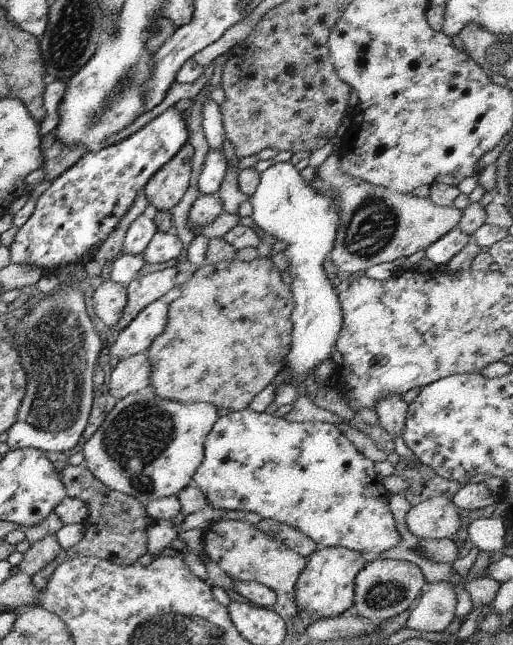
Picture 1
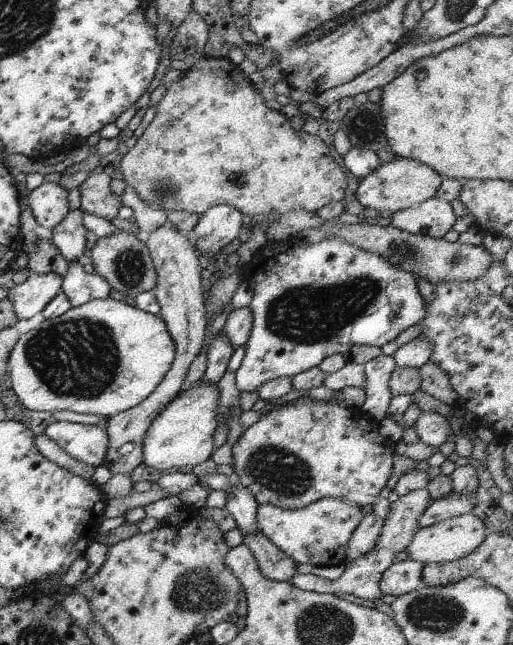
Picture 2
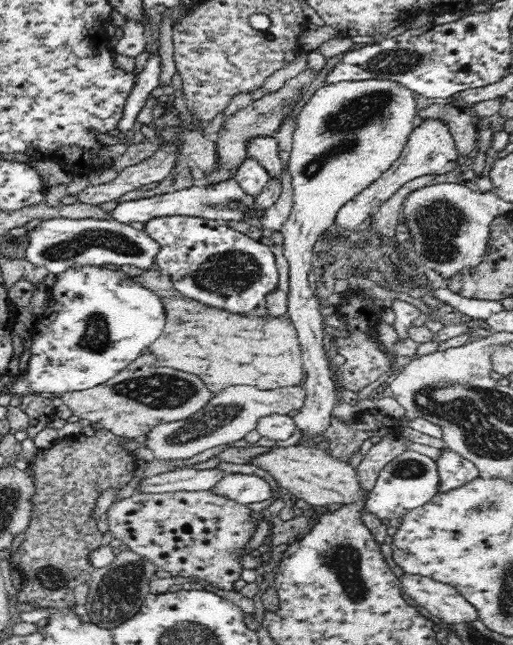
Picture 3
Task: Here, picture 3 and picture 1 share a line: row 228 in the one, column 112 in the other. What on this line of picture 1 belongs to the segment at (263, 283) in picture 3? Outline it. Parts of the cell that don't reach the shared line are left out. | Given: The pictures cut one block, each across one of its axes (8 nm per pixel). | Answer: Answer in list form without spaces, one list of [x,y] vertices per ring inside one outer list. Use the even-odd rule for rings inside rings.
[[[174,105],[130,137],[103,149],[84,153],[74,166],[55,178],[50,187],[37,198],[34,212],[17,230],[14,242],[9,246],[11,262],[38,267],[44,271],[43,275],[59,274],[62,266],[71,264],[87,267],[93,260],[90,252],[100,248],[106,238],[116,230],[116,226],[126,216],[126,212],[150,179],[187,144],[187,122],[183,115],[175,110]]]

